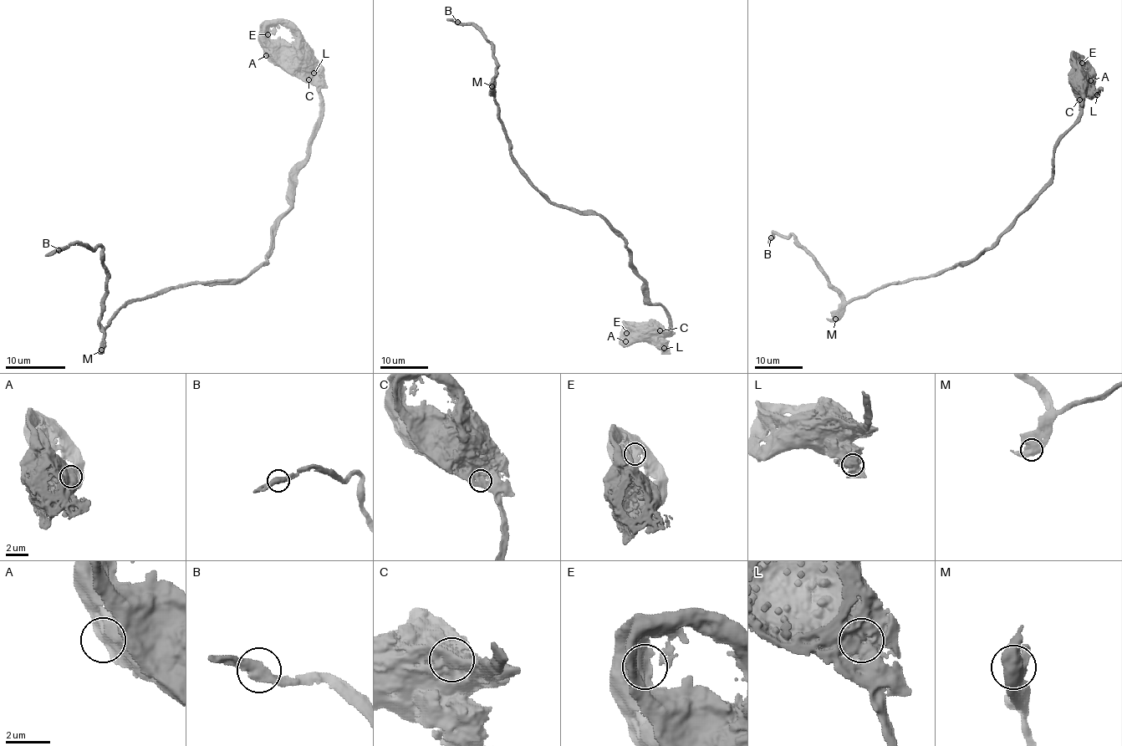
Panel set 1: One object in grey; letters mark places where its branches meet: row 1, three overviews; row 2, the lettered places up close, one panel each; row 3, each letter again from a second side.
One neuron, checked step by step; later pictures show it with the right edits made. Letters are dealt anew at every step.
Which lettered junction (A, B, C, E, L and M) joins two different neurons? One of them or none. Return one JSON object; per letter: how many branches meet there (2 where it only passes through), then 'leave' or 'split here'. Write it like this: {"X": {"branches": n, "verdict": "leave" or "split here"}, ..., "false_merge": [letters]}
{"A": {"branches": 1, "verdict": "leave"}, "B": {"branches": 2, "verdict": "leave"}, "C": {"branches": 1, "verdict": "leave"}, "E": {"branches": 1, "verdict": "leave"}, "L": {"branches": 2, "verdict": "leave"}, "M": {"branches": 2, "verdict": "leave"}, "false_merge": []}

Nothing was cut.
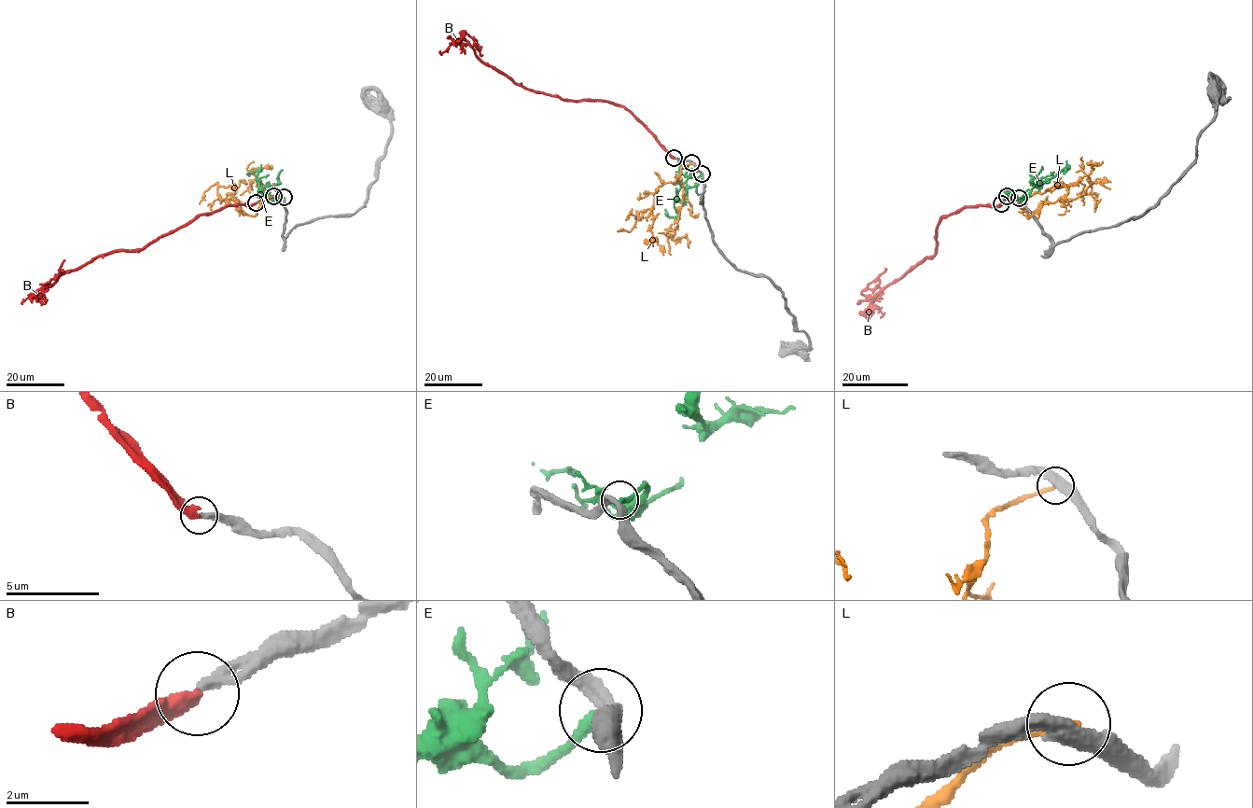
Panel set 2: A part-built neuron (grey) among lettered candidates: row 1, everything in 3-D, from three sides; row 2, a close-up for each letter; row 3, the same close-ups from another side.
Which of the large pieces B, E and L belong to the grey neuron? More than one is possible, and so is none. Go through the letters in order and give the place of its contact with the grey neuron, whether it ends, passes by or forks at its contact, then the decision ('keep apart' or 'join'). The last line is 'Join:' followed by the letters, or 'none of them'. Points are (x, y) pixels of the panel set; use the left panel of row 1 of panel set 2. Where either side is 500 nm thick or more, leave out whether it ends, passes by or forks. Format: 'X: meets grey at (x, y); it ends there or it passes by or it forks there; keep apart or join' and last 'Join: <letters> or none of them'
B: meets grey at (256, 202); it ends there; join
E: meets grey at (284, 197); it ends there; keep apart
L: meets grey at (273, 196); it ends there; keep apart
Join: B

